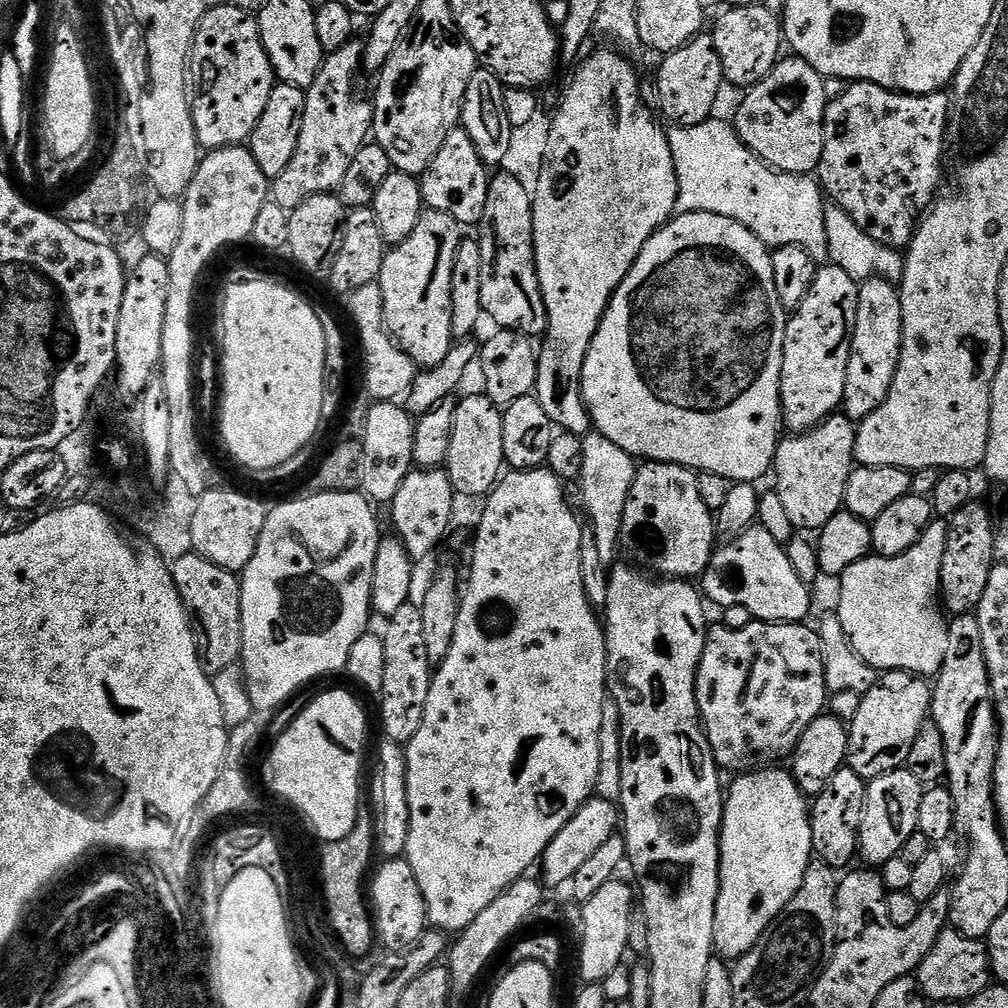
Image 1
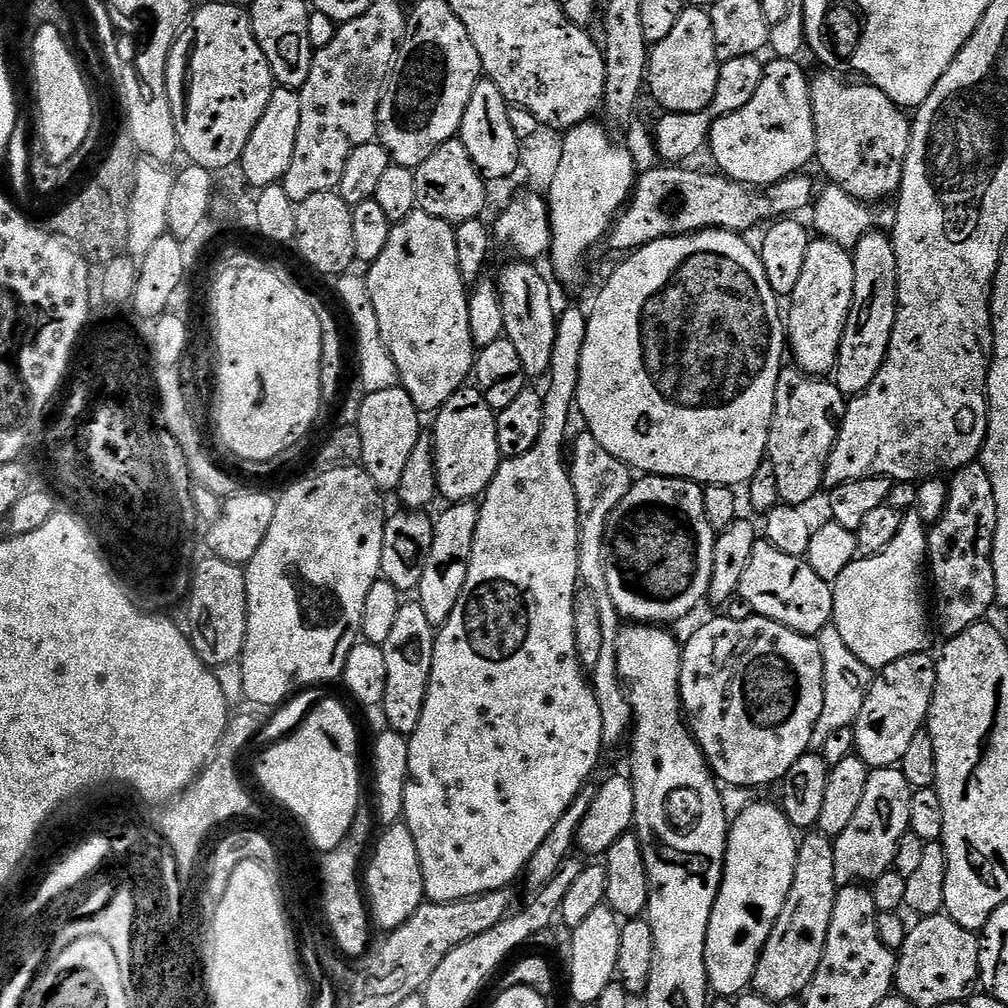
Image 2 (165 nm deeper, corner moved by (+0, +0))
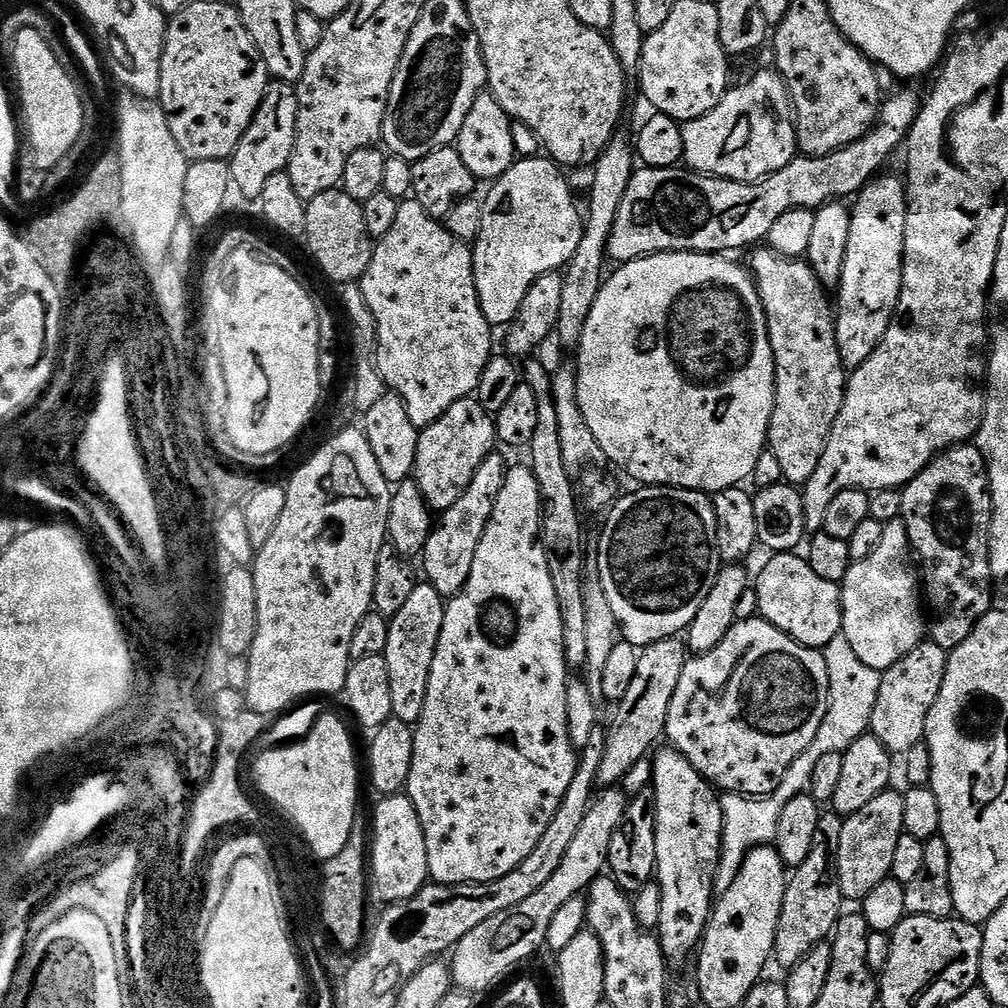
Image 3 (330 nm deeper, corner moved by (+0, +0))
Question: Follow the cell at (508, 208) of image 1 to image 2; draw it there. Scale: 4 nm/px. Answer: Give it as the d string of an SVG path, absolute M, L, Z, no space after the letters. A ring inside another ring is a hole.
M532 262L515 263L506 265L500 272L500 280L495 281L504 318L504 336L514 342L514 350L518 350L518 358L522 358L525 377L544 378L550 370L550 357L554 355L558 307L552 301L552 288L547 278L536 269L537 265Z

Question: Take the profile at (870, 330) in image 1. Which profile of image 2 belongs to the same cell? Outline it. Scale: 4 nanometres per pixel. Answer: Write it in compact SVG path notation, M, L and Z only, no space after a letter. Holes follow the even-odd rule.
M877 230L868 231L856 248L851 249L851 253L856 275L854 302L848 315L846 330L842 334L842 346L838 350L834 369L834 382L845 398L862 394L866 386L870 386L870 382L878 378L878 370L882 370L882 362L888 353L896 321L898 286L898 262L894 258L891 239L885 233L883 236Z

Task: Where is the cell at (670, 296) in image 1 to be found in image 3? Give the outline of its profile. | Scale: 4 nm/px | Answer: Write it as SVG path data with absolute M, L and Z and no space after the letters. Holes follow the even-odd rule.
M660 252L657 256L644 256L640 260L631 260L629 264L619 265L615 269L617 272L605 279L604 285L600 288L598 298L594 302L594 310L590 310L590 318L586 320L586 330L582 334L578 351L575 353L576 361L574 367L576 370L576 397L578 398L578 406L582 410L582 414L586 418L586 422L590 425L590 430L594 434L594 438L598 438L598 446L603 450L605 457L610 461L613 460L622 471L628 476L633 476L640 486L655 486L658 488L689 488L695 492L707 492L715 494L734 488L745 483L744 479L751 477L758 466L758 458L766 450L768 443L768 427L772 421L772 411L776 405L776 363L774 362L774 350L770 342L770 334L768 333L768 315L764 312L764 302L760 297L760 291L756 289L755 279L747 267L744 268L740 264L735 264L732 258L724 254L713 254L711 252Z

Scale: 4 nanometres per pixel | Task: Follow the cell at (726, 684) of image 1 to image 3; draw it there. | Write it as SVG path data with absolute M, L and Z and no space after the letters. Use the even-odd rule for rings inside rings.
M753 618L751 620L737 620L736 625L714 646L714 650L706 650L699 654L687 657L682 666L682 678L678 678L678 686L674 690L674 698L670 698L670 714L666 718L664 736L672 739L671 747L680 752L692 763L694 770L698 770L700 777L713 788L724 794L733 796L751 796L759 798L774 794L778 786L782 786L782 778L786 778L786 770L790 770L794 758L802 754L814 742L814 734L818 734L818 726L822 726L822 718L828 713L828 675L826 674L826 662L823 651L807 648L799 644L794 638L790 638L782 630L778 630L769 620Z

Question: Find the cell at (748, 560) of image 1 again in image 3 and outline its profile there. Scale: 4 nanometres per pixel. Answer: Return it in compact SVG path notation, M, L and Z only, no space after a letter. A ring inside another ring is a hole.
M782 552L767 557L760 577L755 577L759 615L802 646L823 650L844 626L840 584L818 578L803 555Z

